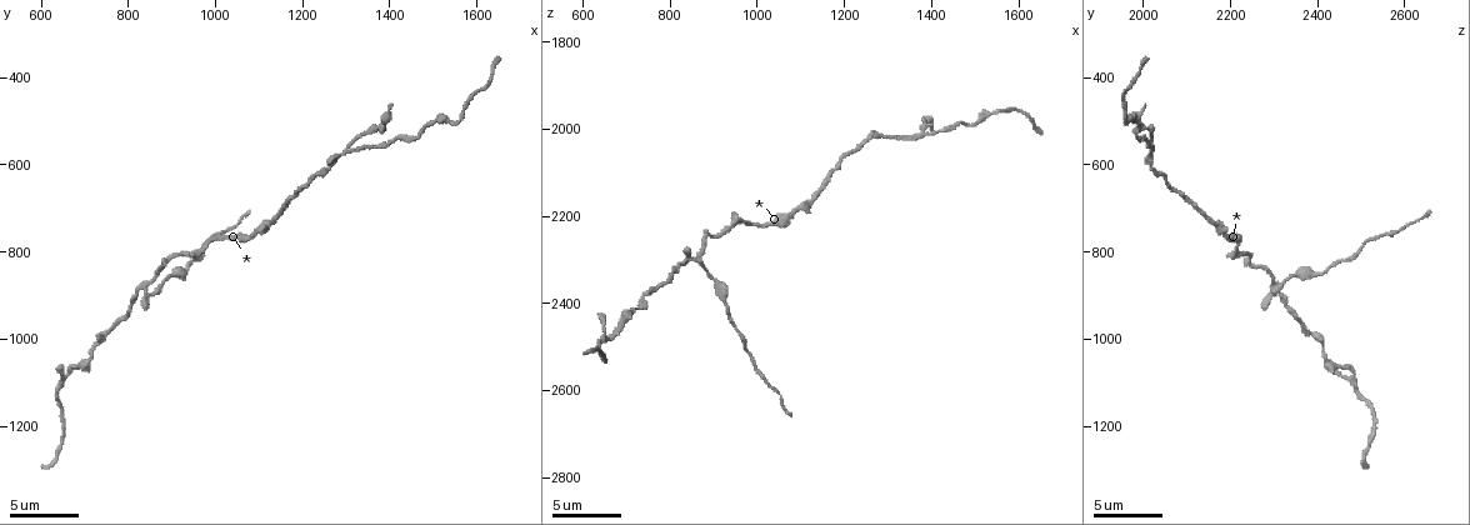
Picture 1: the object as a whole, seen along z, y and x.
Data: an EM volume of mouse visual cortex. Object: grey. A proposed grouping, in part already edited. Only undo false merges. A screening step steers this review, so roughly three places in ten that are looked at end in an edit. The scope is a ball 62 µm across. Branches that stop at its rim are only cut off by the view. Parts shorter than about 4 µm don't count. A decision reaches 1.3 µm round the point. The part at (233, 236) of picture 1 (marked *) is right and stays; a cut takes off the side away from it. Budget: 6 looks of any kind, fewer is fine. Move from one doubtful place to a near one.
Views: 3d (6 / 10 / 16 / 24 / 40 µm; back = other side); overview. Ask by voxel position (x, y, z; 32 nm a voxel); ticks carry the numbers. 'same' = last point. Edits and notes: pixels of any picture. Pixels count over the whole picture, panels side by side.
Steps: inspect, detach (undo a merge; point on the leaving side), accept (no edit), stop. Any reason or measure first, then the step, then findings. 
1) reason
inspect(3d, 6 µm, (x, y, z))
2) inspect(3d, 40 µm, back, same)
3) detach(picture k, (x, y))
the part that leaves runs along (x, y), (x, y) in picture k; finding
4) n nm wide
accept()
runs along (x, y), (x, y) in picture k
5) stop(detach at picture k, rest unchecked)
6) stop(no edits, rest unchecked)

two arms in line, one across
inspect(3d, 10 µm, (1320, 550, 2020))

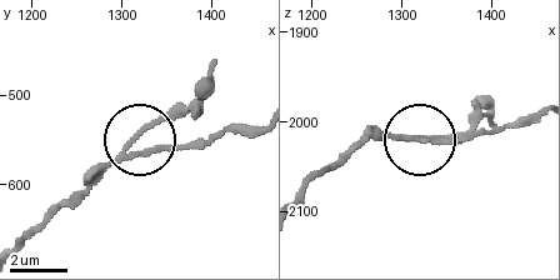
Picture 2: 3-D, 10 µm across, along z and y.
inspect(3d, 10 µm, back, same)

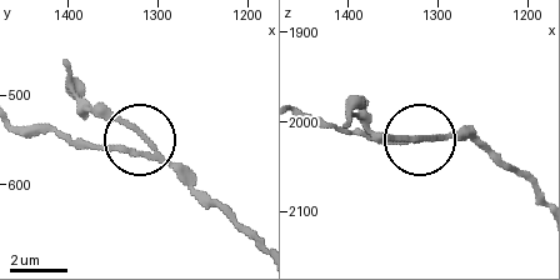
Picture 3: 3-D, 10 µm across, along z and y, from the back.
180 nm wide
detach(picture 3, (134, 126))
the part that leaves runs along (159, 159), (83, 96), (63, 63) in picture 3; two cells meet here

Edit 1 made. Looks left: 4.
looks like a crossing
inspect(3d, 16 µm, (830, 885, 2300))

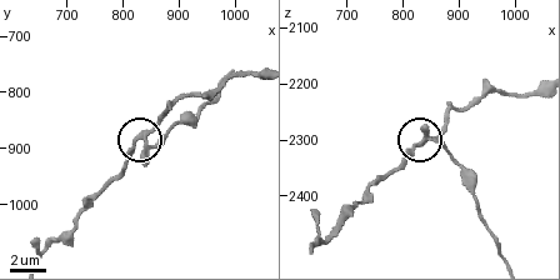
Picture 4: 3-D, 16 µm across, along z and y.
side arm 17 µm
detach(picture 4, (166, 133))
the part that leaves runs along (431, 138), (459, 168), (463, 185), (501, 258) in picture 4; a second cell is stuck on

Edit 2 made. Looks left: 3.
see it whole again
inspect(overview)

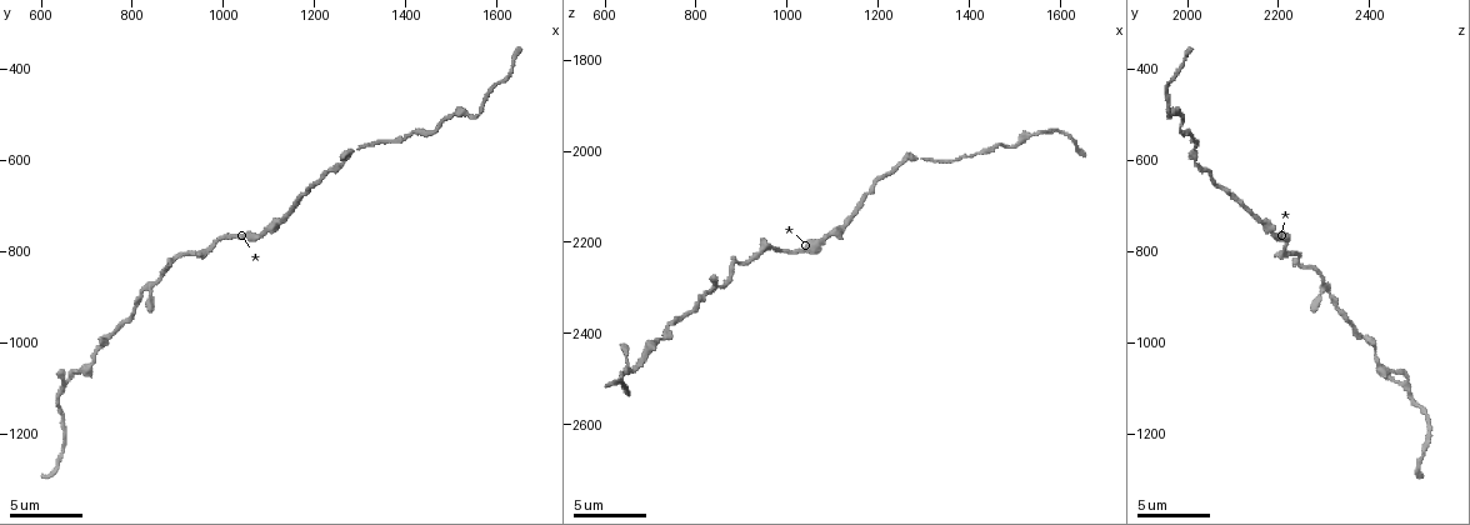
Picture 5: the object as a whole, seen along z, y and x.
thick turns thin
inspect(3d, 10 µm, (1555, 500, 1960))

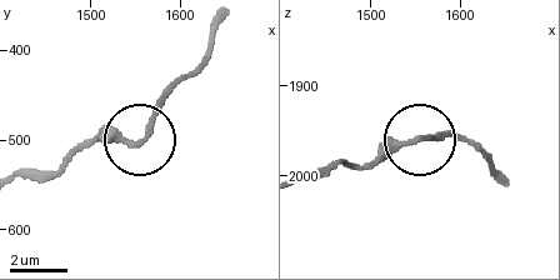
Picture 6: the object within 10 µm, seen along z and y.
accept()
continuous, no second cell

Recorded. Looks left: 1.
stop(detach at picture 3, detach at picture 4, rest unchecked)

